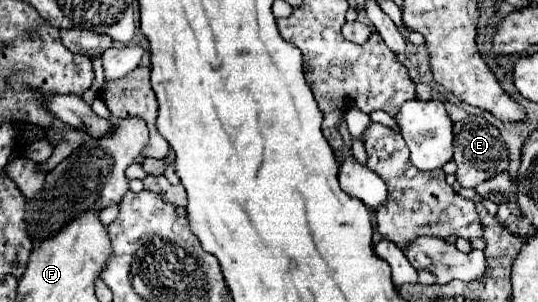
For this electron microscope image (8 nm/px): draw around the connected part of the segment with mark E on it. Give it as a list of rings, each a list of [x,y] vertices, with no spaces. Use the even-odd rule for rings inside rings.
[[[467,115],[465,121],[453,125],[453,161],[457,163],[457,181],[461,187],[477,187],[501,171],[507,171],[507,145],[503,145],[499,129],[485,121],[485,117]]]

